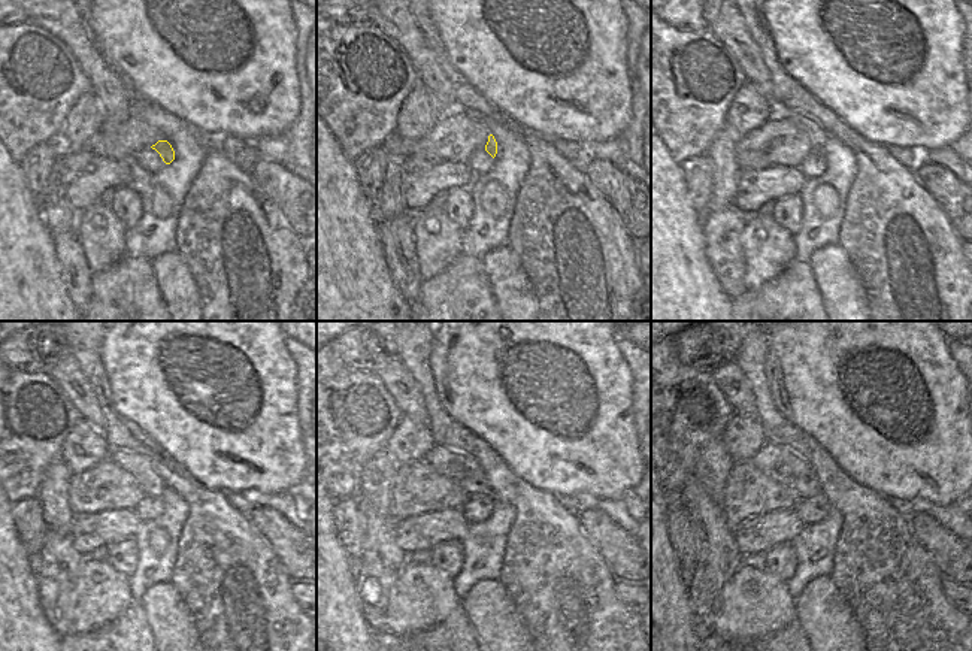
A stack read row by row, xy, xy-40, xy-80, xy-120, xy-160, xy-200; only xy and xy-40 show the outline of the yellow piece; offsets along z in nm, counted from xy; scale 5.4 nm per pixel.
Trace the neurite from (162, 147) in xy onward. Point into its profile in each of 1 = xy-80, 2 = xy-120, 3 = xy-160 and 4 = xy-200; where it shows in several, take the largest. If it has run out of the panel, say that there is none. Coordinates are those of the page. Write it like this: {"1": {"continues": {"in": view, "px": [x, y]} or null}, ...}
{"1": {"continues": {"in": "xy-80", "px": [815, 135]}}, "2": {"continues": {"in": "xy-120", "px": [136, 465]}}, "3": {"continues": {"in": "xy-160", "px": [457, 466]}}, "4": {"continues": {"in": "xy-200", "px": [780, 463]}}}

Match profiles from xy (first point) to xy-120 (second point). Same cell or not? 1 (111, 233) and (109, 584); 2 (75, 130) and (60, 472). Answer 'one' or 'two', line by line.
1: one
2: two

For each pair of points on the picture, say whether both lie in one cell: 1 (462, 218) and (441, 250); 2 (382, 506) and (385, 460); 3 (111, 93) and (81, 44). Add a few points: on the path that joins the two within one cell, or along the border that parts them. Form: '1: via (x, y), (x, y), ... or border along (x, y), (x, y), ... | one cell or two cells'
1: border along (445, 191), (442, 209), (462, 229) | two cells
2: via (382, 494), (382, 472) | one cell
3: via (105, 81), (88, 55) | one cell

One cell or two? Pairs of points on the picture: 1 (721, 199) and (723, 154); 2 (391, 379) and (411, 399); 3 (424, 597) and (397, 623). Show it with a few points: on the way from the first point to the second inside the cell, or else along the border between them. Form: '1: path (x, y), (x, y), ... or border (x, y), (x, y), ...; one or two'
1: path (723, 188), (723, 164); one
2: path (394, 384), (406, 394); one
3: path (418, 602), (403, 617); one

